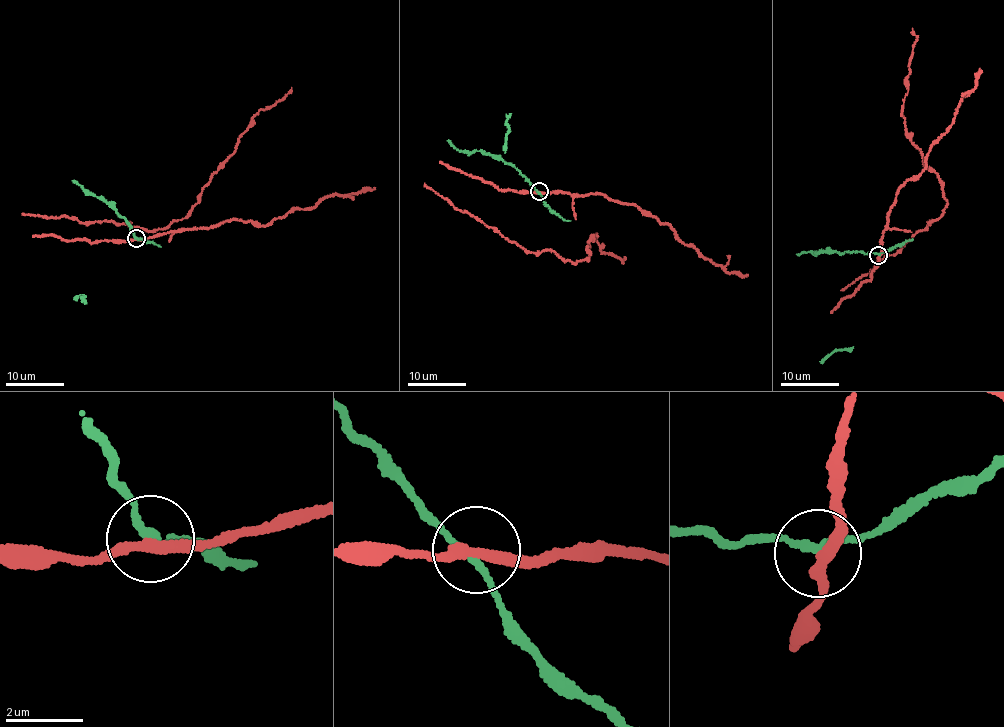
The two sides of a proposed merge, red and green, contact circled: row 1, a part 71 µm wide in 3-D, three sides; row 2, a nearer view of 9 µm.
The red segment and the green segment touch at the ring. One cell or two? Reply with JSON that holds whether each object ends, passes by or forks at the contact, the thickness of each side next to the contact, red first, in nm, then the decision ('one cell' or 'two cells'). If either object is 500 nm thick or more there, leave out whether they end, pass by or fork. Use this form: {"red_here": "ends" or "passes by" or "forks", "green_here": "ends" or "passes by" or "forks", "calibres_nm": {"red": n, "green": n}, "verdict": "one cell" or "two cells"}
{"red_here": "passes by", "green_here": "passes by", "calibres_nm": {"red": 280, "green": 170}, "verdict": "two cells"}

